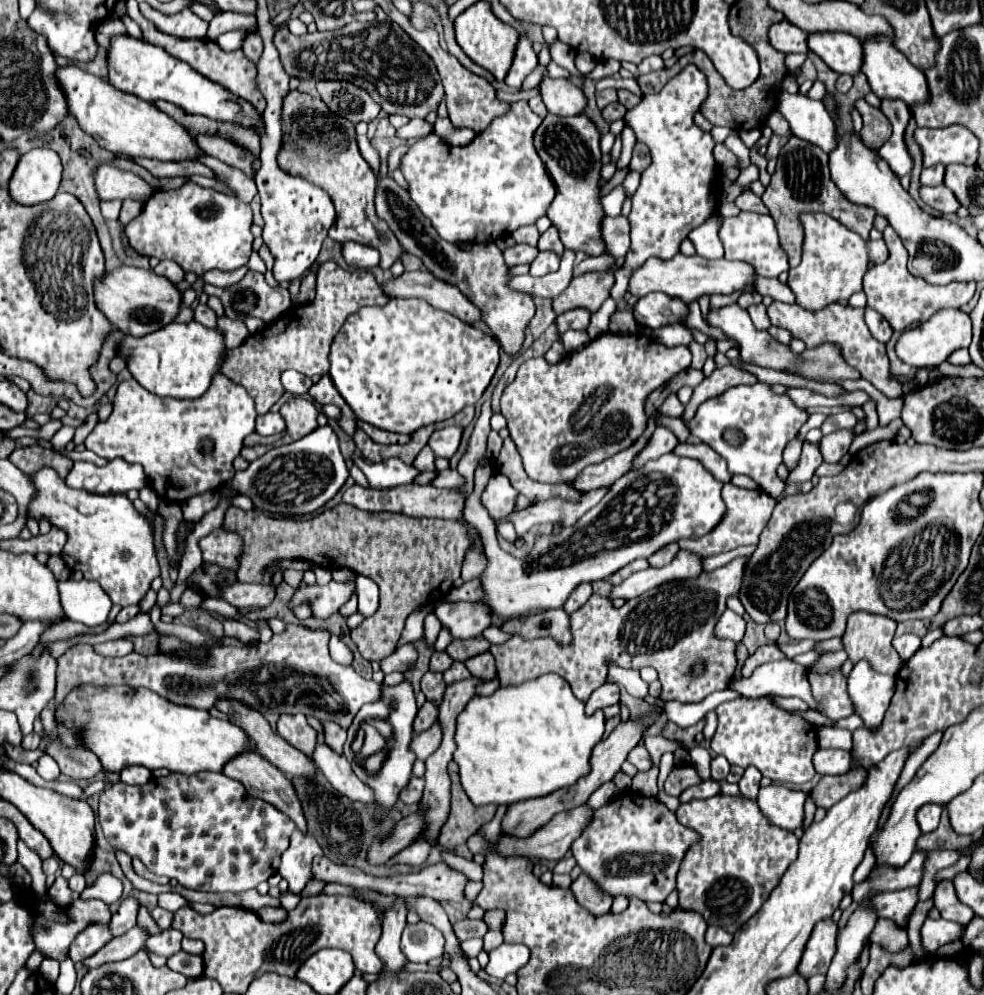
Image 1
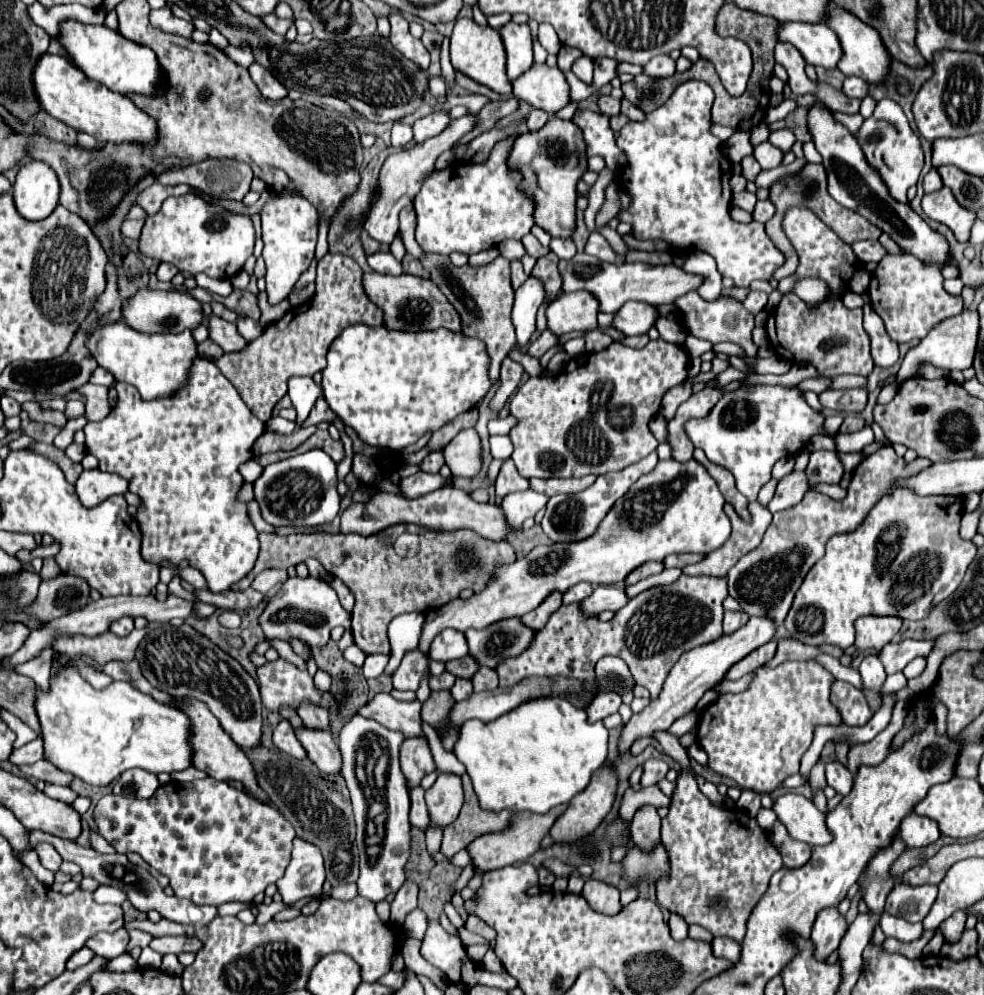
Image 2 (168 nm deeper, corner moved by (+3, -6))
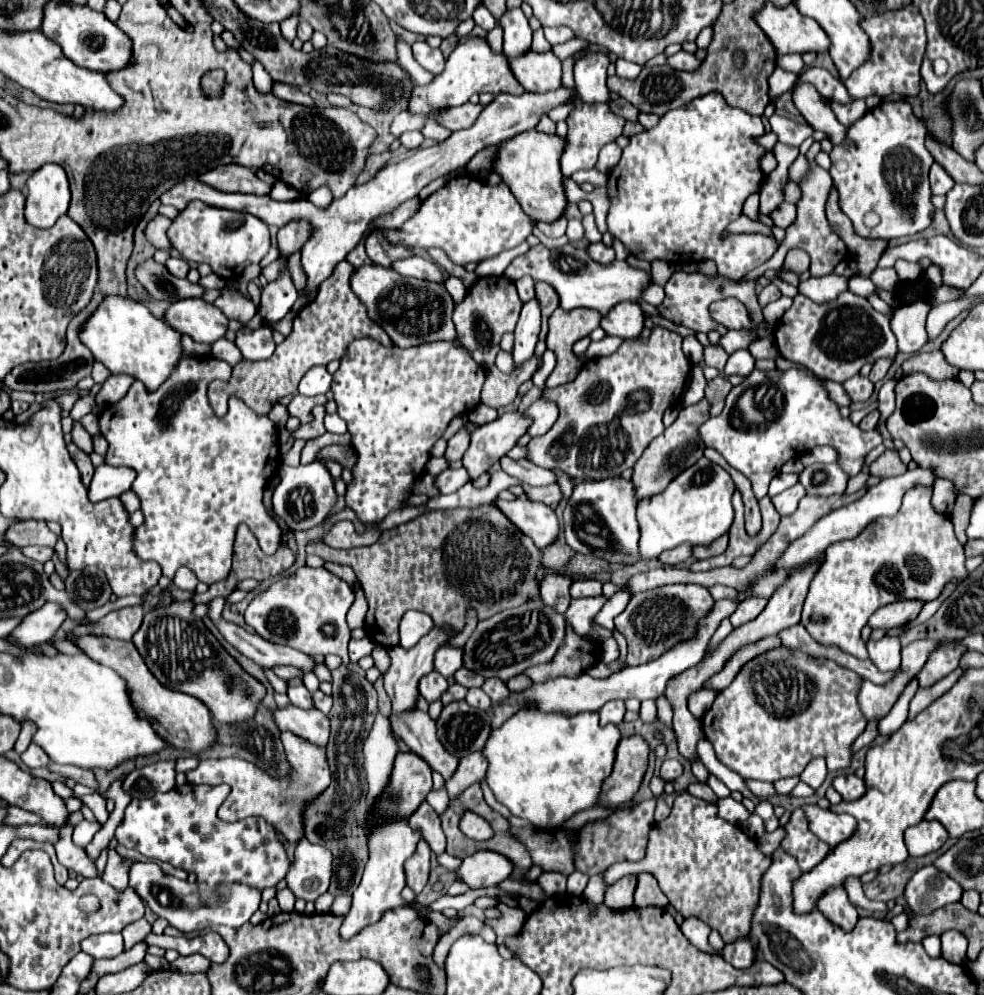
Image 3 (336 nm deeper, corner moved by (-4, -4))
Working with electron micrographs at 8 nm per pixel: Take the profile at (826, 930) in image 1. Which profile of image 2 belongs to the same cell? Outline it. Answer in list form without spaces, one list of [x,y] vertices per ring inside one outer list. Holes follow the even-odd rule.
[[[836,907],[822,909],[812,927],[812,941],[816,943],[816,957],[828,959],[830,953],[838,949],[846,929],[848,929],[848,923]]]

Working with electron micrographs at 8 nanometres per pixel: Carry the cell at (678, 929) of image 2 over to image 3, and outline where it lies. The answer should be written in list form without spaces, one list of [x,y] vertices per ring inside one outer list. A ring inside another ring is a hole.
[[[683,921],[679,929],[691,945],[695,945],[701,951],[709,951],[707,935],[711,933],[711,929],[703,921]]]

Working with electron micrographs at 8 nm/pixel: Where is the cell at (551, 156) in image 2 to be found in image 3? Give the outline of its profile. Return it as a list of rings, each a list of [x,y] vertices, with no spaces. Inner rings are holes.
[[[539,131],[519,133],[501,143],[501,155],[495,159],[495,173],[509,185],[511,193],[519,201],[521,209],[535,221],[553,223],[563,217],[567,207],[567,195],[563,187],[563,171],[559,169],[559,161],[563,155],[567,141],[559,135],[545,135]]]

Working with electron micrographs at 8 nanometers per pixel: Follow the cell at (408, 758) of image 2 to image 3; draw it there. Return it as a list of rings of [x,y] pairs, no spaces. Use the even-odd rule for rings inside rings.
[[[399,753],[393,765],[391,783],[379,797],[375,813],[385,817],[409,817],[431,791],[431,769],[417,753]]]

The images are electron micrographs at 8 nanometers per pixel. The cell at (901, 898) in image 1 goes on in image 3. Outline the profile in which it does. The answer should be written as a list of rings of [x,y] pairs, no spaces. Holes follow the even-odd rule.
[[[933,865],[919,869],[905,885],[905,901],[915,915],[929,915],[961,899],[961,885]]]

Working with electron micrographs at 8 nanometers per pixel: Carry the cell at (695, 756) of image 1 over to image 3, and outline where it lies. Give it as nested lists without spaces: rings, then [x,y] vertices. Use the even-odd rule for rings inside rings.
[[[725,797],[725,799],[717,799],[717,807],[719,807],[719,815],[733,823],[733,825],[743,825],[749,819],[749,811],[745,809],[743,803],[735,801],[733,797]]]

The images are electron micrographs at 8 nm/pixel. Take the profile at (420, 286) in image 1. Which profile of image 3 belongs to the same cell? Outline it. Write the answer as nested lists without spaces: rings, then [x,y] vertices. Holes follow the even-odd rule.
[[[363,265],[353,273],[351,289],[365,303],[369,317],[385,329],[397,347],[455,339],[455,325],[451,321],[455,303],[443,283],[411,281],[393,269],[381,265]]]

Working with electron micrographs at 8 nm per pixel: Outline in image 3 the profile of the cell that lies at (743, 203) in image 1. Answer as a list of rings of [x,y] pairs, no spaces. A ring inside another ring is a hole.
[[[781,203],[775,211],[771,211],[769,215],[773,219],[773,223],[781,229],[787,229],[787,225],[791,225],[791,221],[795,221],[795,205],[791,203]]]

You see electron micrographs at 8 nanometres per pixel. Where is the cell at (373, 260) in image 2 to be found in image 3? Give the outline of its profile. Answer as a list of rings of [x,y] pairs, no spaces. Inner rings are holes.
[[[407,257],[407,259],[395,259],[391,263],[391,269],[401,273],[403,277],[415,277],[415,279],[427,279],[427,281],[445,281],[445,275],[441,269],[431,261],[423,257]]]

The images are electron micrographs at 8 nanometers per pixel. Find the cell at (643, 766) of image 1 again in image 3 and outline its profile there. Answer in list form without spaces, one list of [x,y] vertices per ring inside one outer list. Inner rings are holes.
[[[665,759],[663,765],[661,765],[661,769],[659,769],[659,777],[665,779],[665,781],[677,779],[681,773],[683,773],[683,767],[681,767],[681,763],[675,761],[675,759]]]

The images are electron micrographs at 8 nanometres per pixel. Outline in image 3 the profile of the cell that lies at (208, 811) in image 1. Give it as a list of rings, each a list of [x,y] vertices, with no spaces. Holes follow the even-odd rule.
[[[185,783],[151,799],[133,799],[115,831],[119,845],[137,849],[149,859],[167,861],[187,873],[197,875],[197,883],[219,885],[223,881],[243,881],[255,889],[275,887],[289,871],[289,857],[283,841],[261,817],[227,823],[217,817],[219,805],[229,797],[229,785]]]

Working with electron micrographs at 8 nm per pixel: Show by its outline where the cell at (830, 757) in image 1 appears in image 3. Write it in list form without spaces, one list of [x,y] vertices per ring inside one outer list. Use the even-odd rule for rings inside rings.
[[[849,773],[849,775],[837,775],[833,779],[833,787],[841,793],[841,797],[845,801],[853,801],[853,799],[857,799],[857,797],[861,797],[865,793],[863,779],[859,779],[853,773]]]

